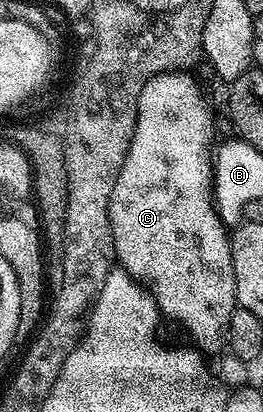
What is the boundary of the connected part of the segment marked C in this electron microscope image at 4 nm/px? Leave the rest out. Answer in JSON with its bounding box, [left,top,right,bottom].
[110,71,236,354]

